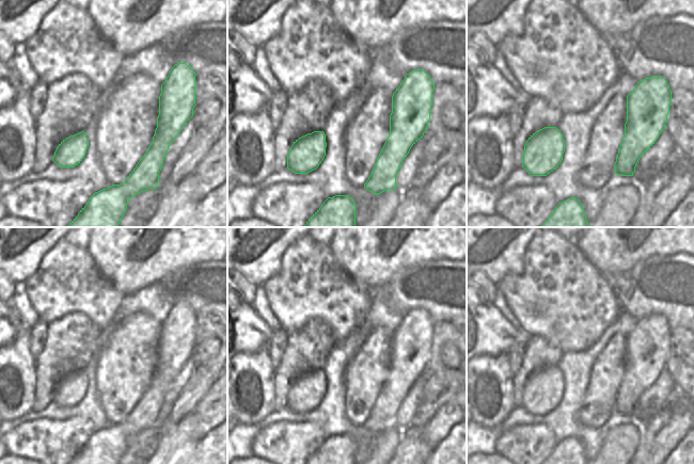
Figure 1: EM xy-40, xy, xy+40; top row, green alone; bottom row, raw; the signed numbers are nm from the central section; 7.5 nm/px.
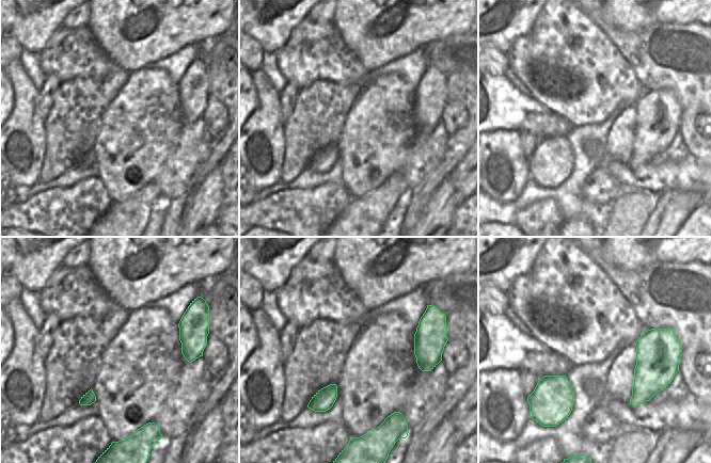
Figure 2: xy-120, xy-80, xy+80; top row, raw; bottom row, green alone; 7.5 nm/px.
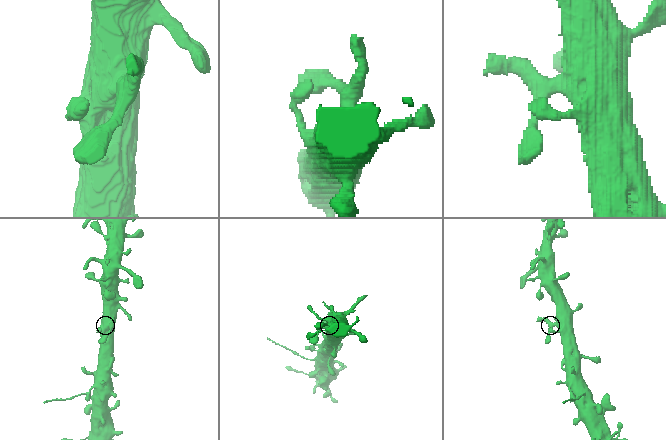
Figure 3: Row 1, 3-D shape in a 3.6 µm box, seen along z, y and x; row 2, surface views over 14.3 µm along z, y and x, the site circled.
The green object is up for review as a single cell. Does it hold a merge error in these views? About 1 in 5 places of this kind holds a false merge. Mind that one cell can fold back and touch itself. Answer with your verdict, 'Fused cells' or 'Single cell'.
Single cell.

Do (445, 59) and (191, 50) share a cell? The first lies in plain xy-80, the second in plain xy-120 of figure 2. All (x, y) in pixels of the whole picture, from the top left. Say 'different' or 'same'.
different

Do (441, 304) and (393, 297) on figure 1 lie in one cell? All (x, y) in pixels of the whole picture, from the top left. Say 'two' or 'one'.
one

